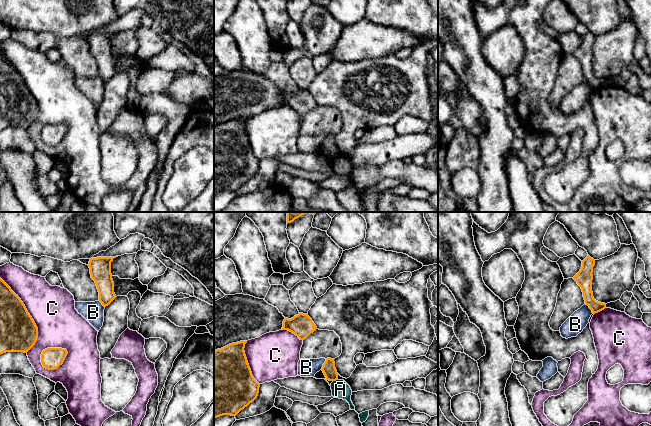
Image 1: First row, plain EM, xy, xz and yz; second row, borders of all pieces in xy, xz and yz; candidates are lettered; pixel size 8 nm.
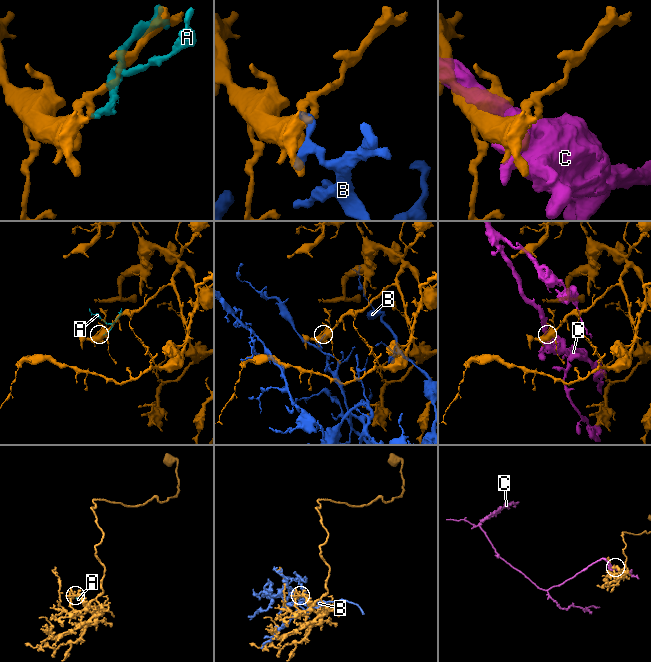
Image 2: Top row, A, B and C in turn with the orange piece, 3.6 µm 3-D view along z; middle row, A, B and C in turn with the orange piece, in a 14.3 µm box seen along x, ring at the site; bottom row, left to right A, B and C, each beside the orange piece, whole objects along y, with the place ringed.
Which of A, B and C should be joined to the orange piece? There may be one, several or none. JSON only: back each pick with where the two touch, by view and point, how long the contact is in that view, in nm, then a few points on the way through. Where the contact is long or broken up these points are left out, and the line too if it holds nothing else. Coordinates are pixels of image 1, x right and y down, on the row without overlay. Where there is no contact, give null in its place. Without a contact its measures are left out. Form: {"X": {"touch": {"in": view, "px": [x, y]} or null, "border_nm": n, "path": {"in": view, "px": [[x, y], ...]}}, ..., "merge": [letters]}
{"merge": []}

